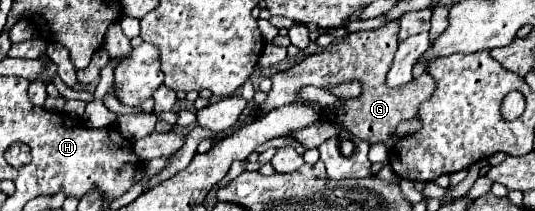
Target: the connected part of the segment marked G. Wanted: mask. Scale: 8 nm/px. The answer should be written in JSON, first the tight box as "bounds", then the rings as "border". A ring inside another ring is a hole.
{"bounds":[245,21,435,147],"border":[[[389,21],[387,25],[373,29],[373,31],[355,31],[339,39],[337,43],[329,45],[325,51],[309,55],[305,61],[299,65],[277,73],[271,77],[273,85],[271,91],[267,93],[265,103],[257,105],[247,117],[245,125],[253,123],[255,119],[261,119],[261,115],[267,115],[273,109],[279,109],[283,105],[299,101],[301,87],[313,85],[313,87],[333,87],[339,83],[349,83],[351,79],[363,83],[363,95],[359,99],[339,99],[339,105],[333,109],[323,109],[323,115],[327,117],[329,123],[355,133],[359,139],[367,143],[385,143],[387,147],[393,147],[397,141],[395,137],[395,127],[399,121],[405,119],[415,119],[419,105],[431,97],[435,91],[435,81],[429,77],[429,73],[424,72],[420,77],[412,79],[403,87],[387,87],[387,71],[391,67],[393,55],[395,55],[395,45],[397,45],[397,31],[399,25],[397,21]]]}

